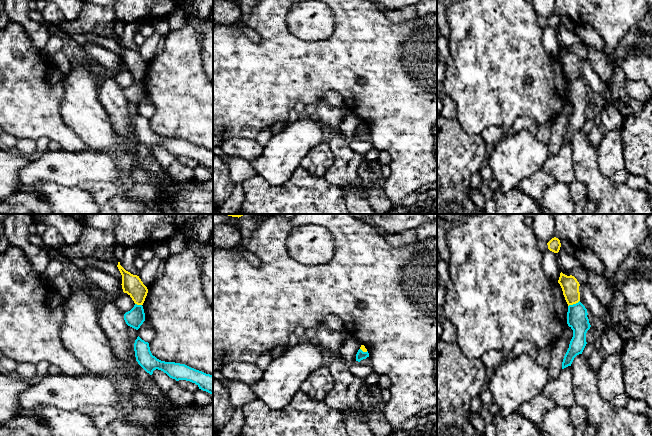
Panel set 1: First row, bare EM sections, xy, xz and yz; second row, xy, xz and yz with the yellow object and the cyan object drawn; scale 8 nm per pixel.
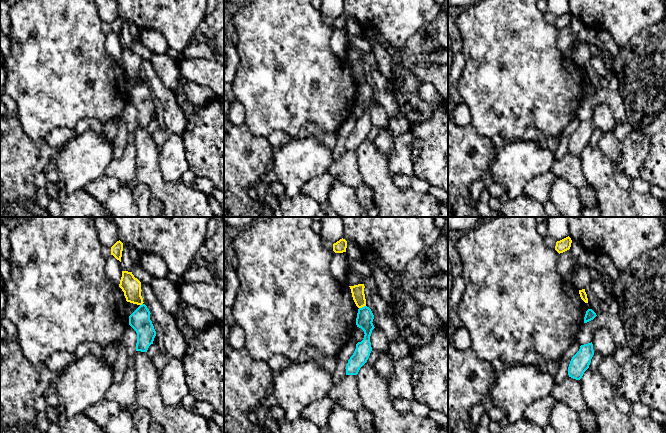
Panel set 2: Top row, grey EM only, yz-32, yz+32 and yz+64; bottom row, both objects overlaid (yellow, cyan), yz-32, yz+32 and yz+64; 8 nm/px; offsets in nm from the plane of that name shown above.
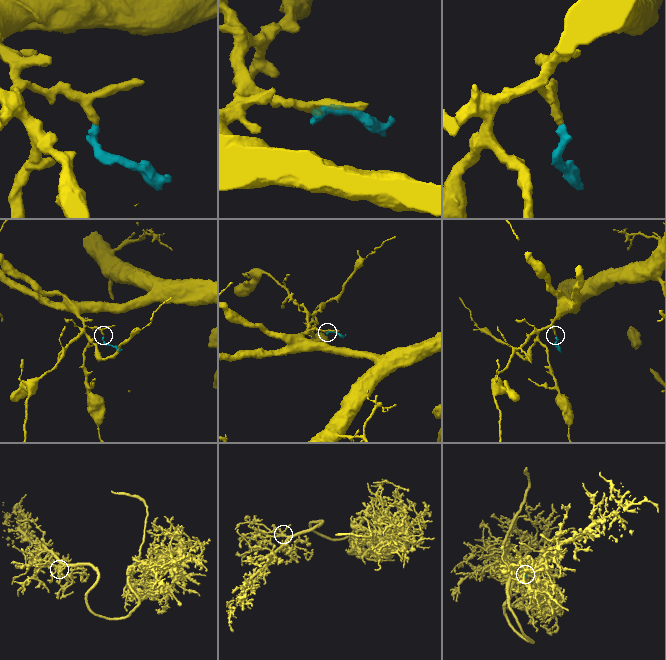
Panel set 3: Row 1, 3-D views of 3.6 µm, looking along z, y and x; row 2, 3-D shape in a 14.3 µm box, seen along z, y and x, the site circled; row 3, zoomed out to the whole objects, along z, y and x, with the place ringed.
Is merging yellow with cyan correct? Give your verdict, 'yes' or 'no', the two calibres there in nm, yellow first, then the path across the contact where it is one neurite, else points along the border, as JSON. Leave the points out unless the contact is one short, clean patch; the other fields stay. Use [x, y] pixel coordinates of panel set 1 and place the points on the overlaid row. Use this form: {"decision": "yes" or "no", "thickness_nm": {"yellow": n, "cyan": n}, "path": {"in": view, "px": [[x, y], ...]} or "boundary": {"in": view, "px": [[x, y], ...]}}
{"decision": "no", "thickness_nm": {"yellow": 140, "cyan": 170}, "boundary": {"in": "yz", "px": [[579, 300], [568, 306]]}}

